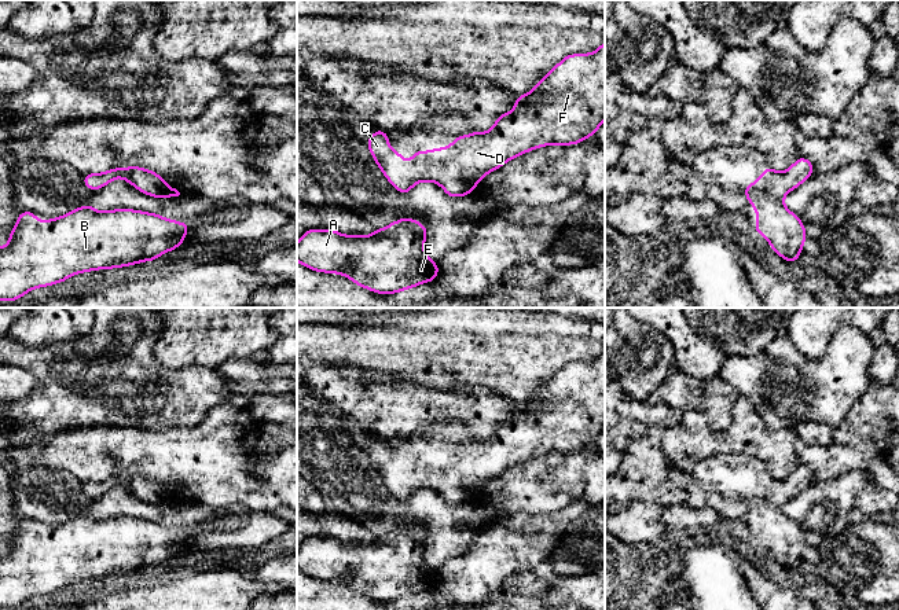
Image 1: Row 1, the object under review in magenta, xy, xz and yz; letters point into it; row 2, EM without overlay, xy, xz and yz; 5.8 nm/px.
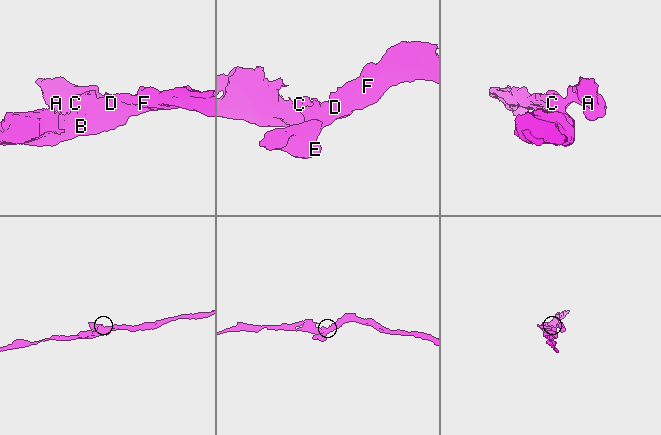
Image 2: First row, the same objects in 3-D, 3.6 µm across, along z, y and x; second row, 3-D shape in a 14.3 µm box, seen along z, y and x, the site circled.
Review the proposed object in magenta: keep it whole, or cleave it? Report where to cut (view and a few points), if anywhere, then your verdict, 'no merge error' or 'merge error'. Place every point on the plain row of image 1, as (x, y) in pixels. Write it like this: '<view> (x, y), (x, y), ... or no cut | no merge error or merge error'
no cut | no merge error

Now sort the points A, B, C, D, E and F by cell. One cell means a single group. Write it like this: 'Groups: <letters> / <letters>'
Groups: A B C D E F

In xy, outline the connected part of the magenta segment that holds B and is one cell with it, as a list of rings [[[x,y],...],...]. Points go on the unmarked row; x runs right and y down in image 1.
[[[84,512],[66,523],[44,529],[38,529],[34,519],[19,519],[18,530],[11,536],[8,552],[0,556],[0,609],[16,609],[36,595],[62,591],[76,581],[154,569],[161,562],[183,552],[188,539],[188,530],[177,530],[159,522],[131,517],[99,519],[91,512]]]

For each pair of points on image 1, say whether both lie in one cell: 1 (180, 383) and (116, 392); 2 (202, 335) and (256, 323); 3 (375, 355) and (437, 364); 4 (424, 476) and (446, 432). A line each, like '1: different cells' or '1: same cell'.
1: same cell
2: same cell
3: same cell
4: same cell

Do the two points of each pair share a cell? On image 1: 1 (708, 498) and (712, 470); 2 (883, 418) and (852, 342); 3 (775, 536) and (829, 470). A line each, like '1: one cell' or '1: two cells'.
1: two cells
2: two cells
3: two cells

